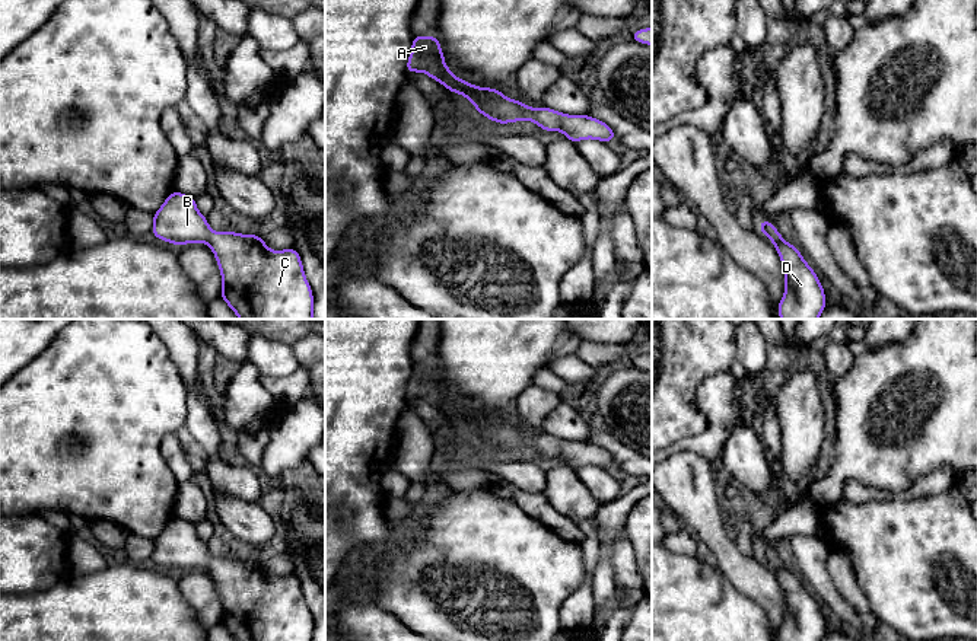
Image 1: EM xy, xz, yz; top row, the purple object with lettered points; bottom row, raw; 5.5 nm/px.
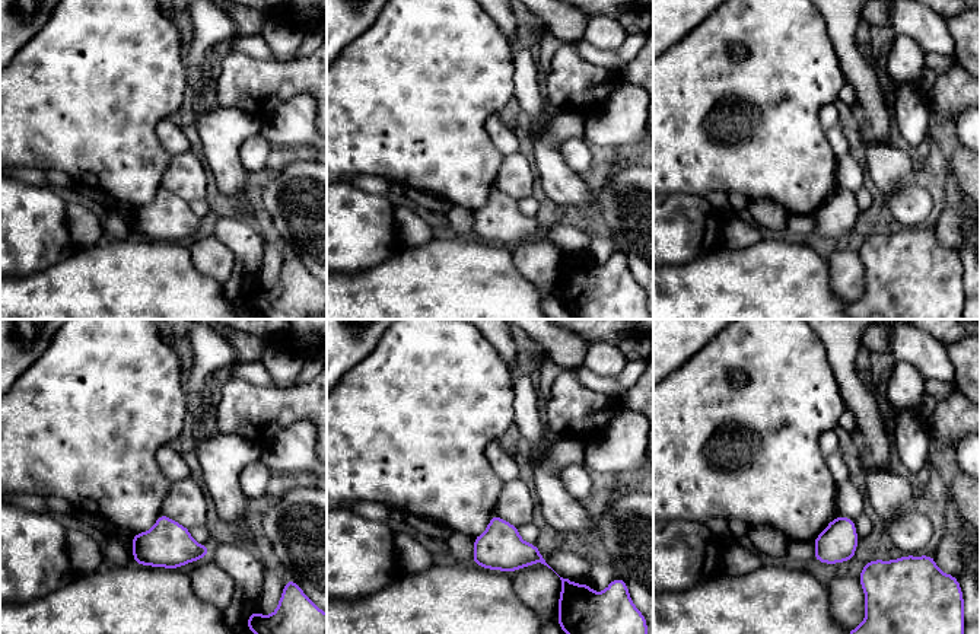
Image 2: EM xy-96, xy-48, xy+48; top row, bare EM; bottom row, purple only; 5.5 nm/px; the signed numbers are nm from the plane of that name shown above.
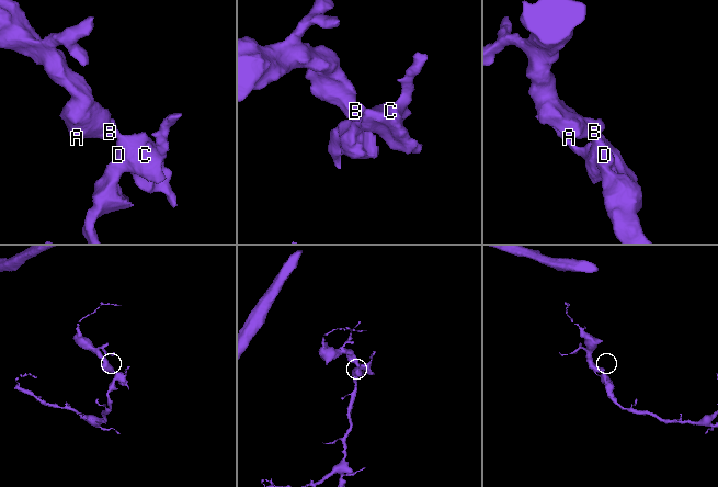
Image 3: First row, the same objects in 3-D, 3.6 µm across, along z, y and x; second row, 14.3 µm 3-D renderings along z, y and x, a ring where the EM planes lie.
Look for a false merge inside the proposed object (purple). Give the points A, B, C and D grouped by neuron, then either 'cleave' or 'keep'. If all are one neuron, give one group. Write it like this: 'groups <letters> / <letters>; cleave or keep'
groups A B C D; keep

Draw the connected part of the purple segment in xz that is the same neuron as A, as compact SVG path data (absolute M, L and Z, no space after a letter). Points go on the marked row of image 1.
M414 35L407 60L407 73L421 71L443 84L449 92L465 96L477 112L496 124L534 121L542 131L563 131L564 138L577 143L586 138L608 143L617 140L614 130L591 115L570 115L551 108L532 108L522 101L505 96L497 87L478 87L456 77L445 64L436 35Z

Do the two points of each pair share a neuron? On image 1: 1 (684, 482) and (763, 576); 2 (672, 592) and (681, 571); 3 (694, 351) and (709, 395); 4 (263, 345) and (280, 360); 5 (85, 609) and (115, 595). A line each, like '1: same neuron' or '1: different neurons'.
1: same neuron
2: same neuron
3: different neurons
4: same neuron
5: same neuron

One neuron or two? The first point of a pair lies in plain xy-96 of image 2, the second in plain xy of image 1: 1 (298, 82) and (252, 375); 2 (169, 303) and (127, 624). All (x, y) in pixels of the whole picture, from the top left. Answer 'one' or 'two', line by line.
1: one
2: one

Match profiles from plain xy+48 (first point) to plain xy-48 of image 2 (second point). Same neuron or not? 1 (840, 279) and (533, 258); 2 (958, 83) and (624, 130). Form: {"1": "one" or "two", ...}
{"1": "one", "2": "one"}

